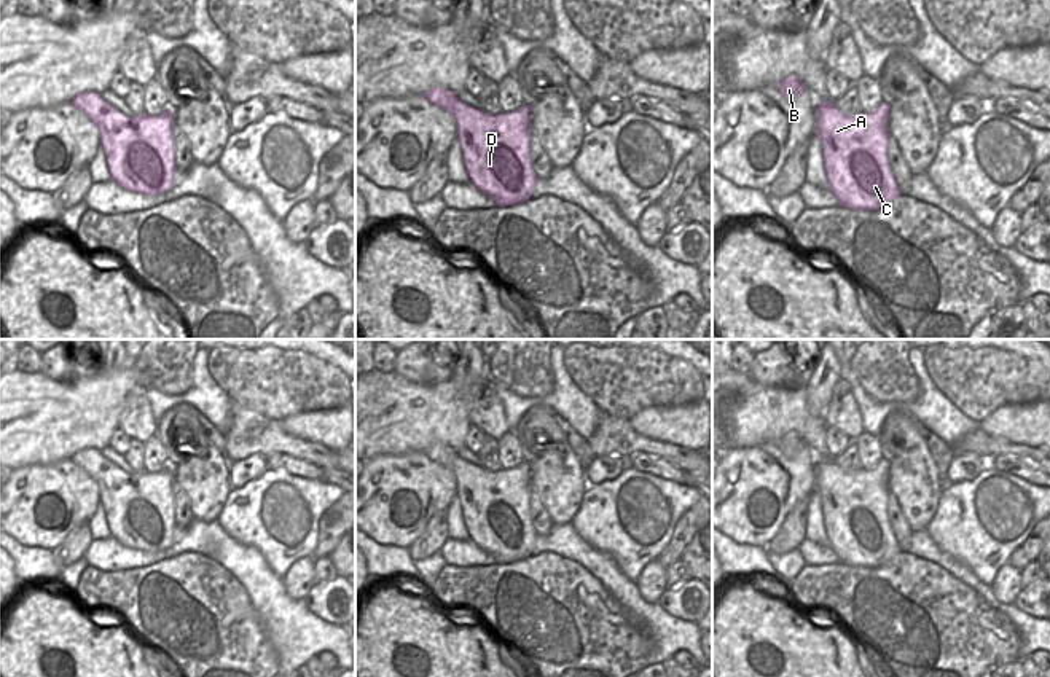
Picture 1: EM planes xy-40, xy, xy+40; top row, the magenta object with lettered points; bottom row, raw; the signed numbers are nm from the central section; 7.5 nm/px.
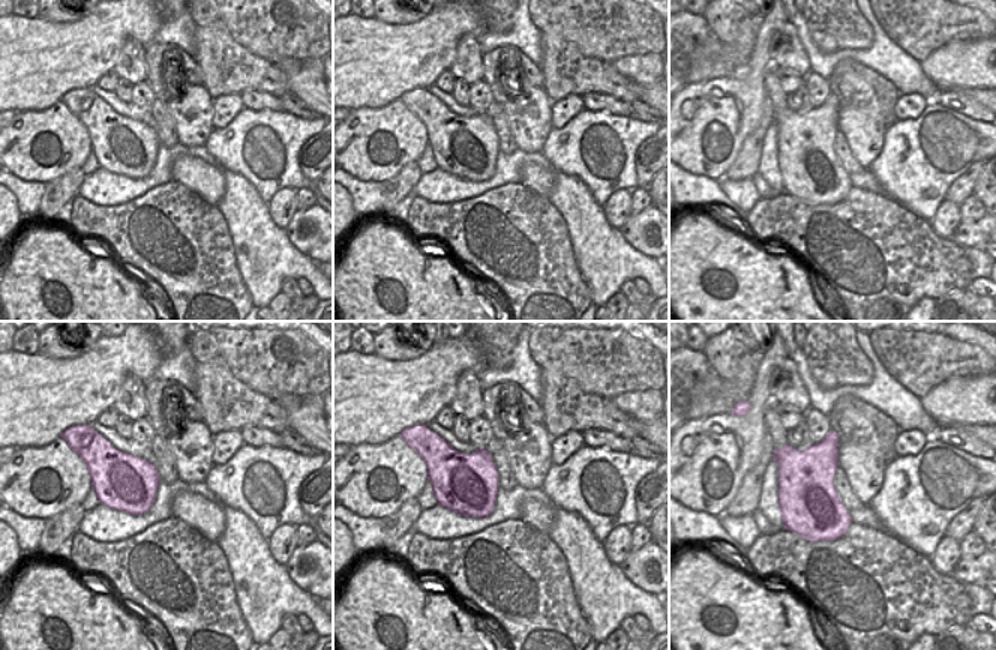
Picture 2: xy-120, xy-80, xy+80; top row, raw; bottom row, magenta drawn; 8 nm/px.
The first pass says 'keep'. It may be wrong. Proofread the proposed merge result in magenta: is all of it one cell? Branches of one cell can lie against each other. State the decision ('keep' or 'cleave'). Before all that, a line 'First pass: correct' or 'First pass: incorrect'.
First pass: correct
keep

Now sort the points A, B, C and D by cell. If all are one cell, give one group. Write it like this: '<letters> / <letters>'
A B C D

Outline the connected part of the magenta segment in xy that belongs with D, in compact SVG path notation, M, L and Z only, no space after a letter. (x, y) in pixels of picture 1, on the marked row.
M441 86L432 88L424 97L454 116L467 177L483 194L497 207L531 199L537 180L531 164L531 107L488 115Z

